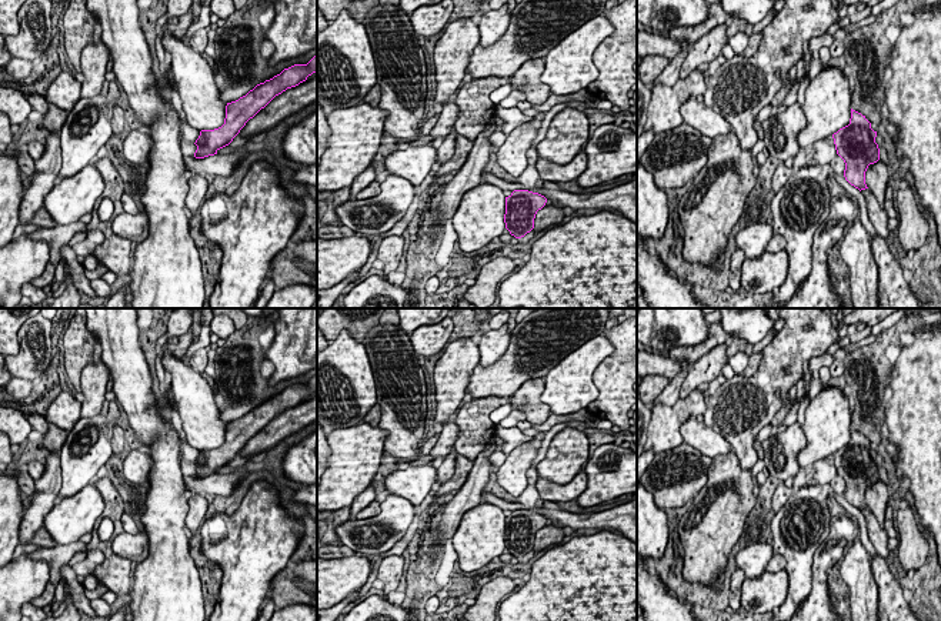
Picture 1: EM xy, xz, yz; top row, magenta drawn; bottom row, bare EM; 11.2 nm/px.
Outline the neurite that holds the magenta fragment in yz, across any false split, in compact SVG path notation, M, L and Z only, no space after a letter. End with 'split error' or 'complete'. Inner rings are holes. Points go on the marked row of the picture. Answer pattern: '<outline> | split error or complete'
M851 108L850 124L832 134L837 154L844 160L845 180L855 188L865 190L865 171L880 160L875 143L877 131L861 113Z | complete

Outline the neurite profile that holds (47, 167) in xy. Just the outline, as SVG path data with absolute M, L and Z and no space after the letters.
M50 131L44 144L46 150L34 160L36 171L26 188L20 204L20 224L31 224L37 210L44 207L44 197L51 191L61 168L60 134Z

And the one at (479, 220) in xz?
M478 184L468 190L453 216L453 227L463 251L473 253L490 244L505 228L505 196L494 184Z

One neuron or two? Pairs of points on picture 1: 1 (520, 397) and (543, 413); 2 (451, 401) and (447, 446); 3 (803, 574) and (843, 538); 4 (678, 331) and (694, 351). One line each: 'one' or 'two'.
1: one
2: two
3: one
4: two

